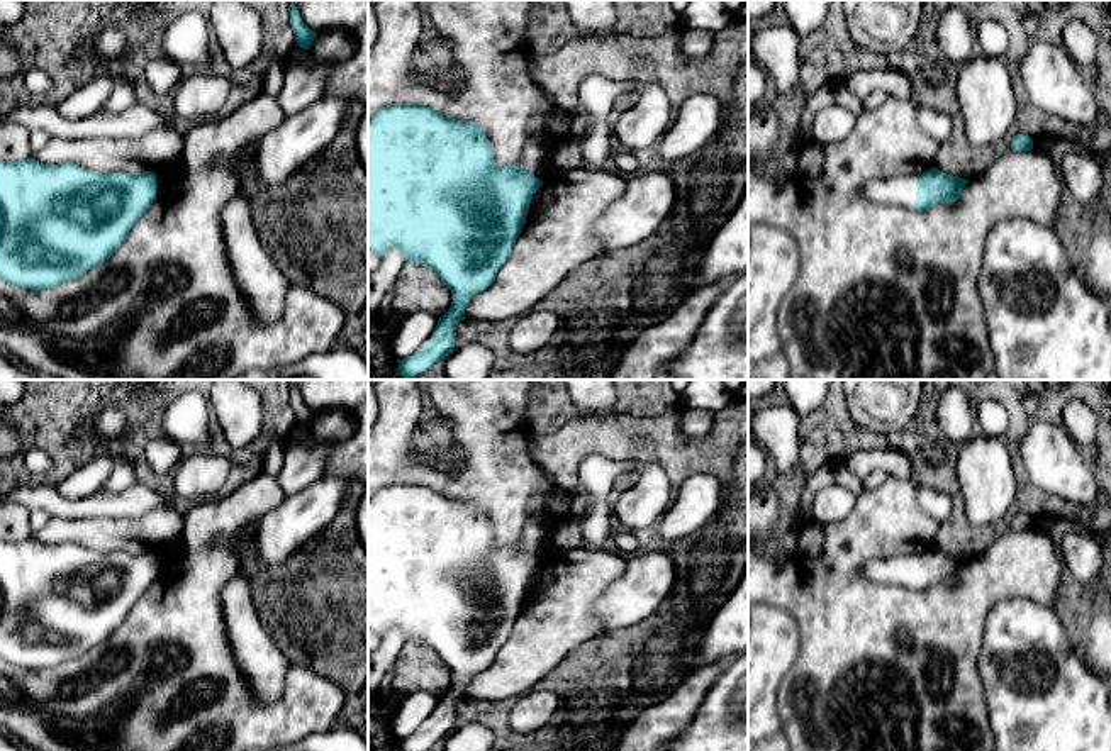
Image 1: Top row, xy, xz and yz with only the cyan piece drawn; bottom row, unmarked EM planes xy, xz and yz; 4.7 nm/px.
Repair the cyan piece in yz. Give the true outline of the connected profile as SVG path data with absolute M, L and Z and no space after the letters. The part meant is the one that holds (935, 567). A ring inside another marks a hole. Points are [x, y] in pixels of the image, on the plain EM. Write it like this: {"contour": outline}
{"contour": "M931 548L924 553L872 559L862 568L862 575L882 583L899 583L923 592L938 583L955 581L967 563L969 559Z"}

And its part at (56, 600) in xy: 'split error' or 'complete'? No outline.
split error

